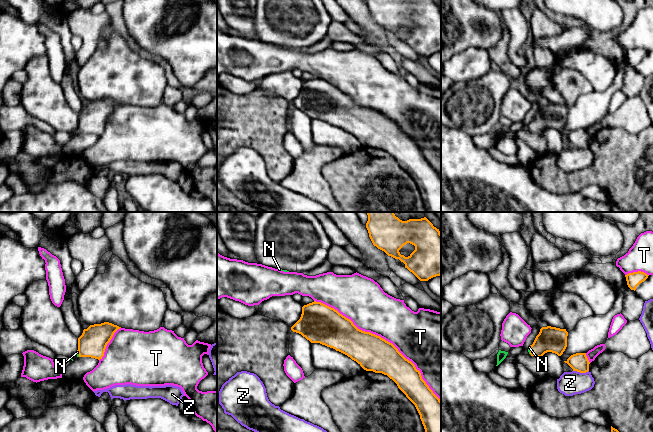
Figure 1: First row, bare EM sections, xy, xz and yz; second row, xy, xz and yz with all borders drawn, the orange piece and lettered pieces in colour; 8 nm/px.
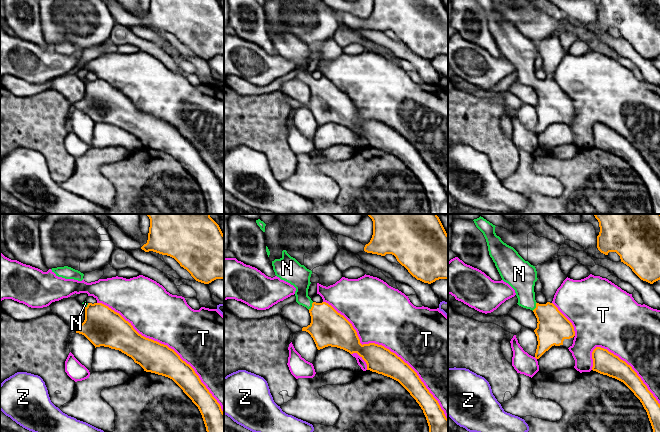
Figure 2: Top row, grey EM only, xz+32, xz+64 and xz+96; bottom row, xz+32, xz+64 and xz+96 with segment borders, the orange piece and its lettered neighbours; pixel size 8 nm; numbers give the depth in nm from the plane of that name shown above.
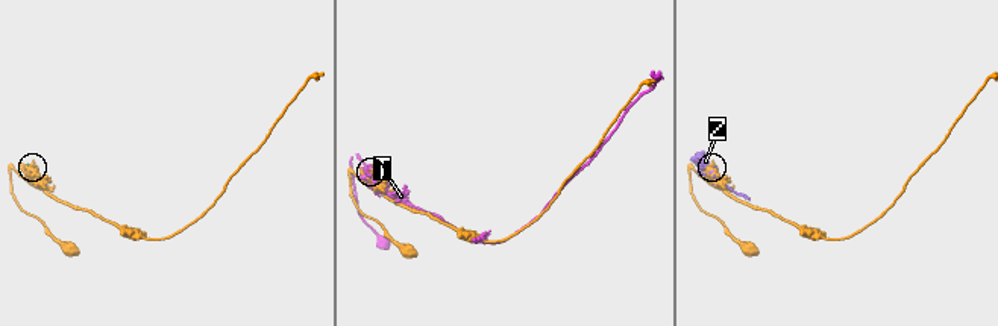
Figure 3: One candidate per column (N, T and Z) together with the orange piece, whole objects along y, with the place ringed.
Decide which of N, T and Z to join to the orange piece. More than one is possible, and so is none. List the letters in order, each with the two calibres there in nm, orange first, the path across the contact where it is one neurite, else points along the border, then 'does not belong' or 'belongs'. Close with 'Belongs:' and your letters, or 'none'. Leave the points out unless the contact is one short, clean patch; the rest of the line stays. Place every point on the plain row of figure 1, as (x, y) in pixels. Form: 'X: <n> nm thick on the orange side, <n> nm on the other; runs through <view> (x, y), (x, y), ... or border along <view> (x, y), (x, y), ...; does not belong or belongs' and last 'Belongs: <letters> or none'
N: 200 nm thick on the orange side, 20 nm on the other; runs through yz (550, 115), (537, 125), (530, 127), (529, 123); belongs
T: 280 nm thick on the orange side, 360 nm on the other; does not belong
Z: 150 nm thick on the orange side, 190 nm on the other; does not belong
Belongs: N

